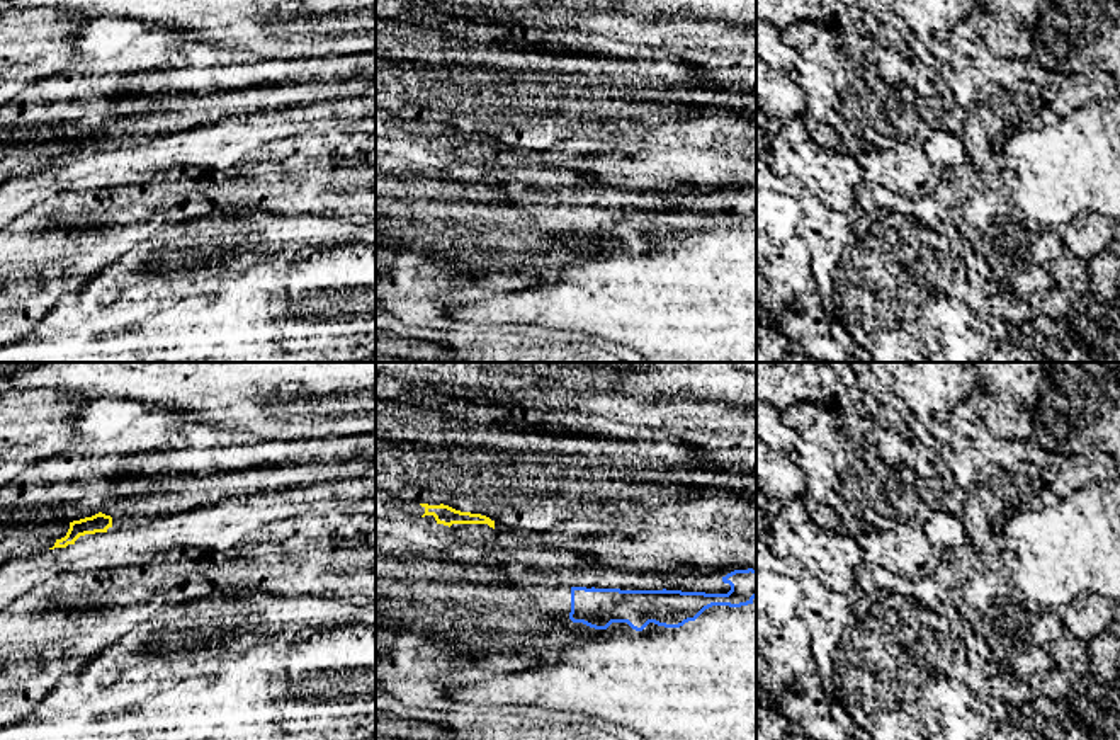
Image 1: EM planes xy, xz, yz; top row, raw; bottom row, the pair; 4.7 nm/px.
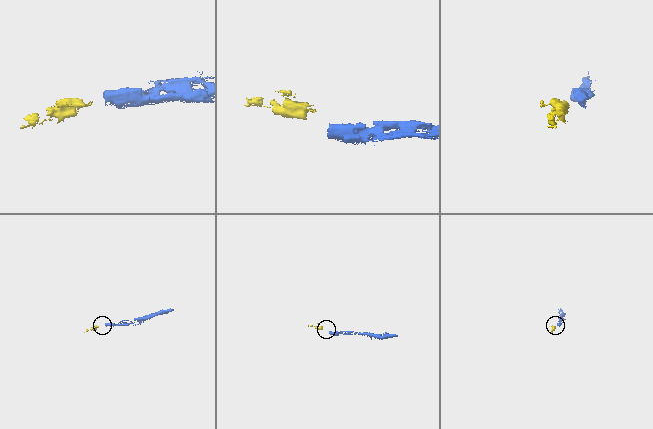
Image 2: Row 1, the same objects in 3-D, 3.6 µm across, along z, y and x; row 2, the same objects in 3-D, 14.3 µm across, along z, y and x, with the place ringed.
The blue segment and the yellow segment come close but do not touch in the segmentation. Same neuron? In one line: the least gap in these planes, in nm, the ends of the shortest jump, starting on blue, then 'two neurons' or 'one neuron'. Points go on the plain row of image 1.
gap 460 nm; span xz (571, 206), (493, 147); two neurons

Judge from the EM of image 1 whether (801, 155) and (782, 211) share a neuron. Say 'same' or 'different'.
different

